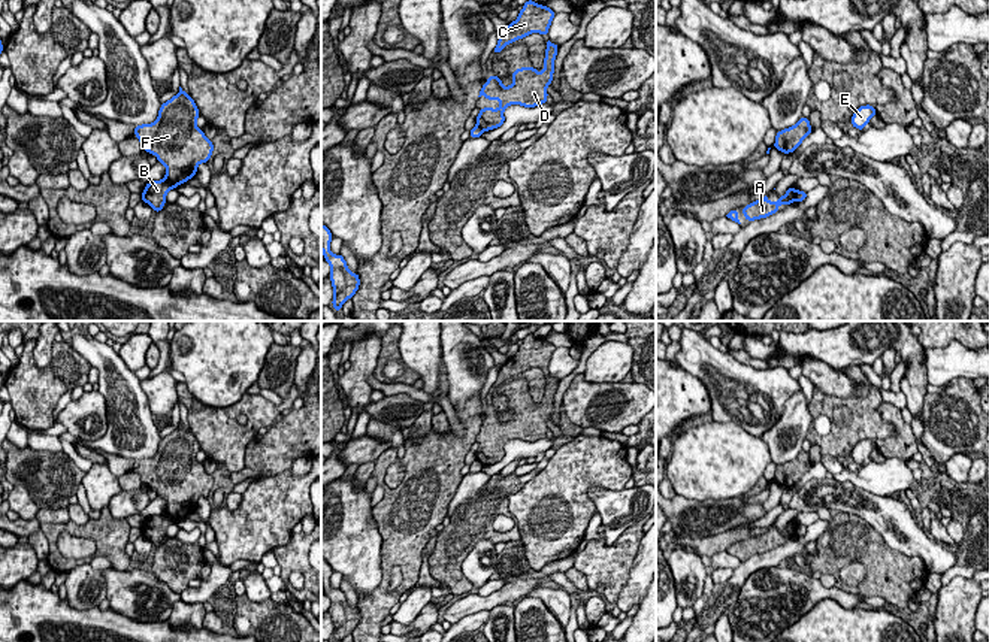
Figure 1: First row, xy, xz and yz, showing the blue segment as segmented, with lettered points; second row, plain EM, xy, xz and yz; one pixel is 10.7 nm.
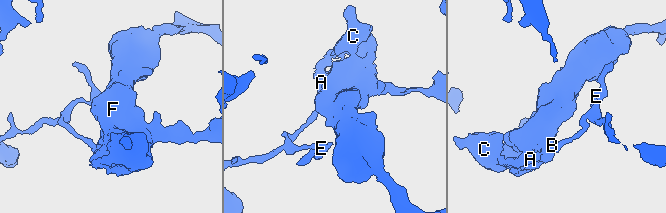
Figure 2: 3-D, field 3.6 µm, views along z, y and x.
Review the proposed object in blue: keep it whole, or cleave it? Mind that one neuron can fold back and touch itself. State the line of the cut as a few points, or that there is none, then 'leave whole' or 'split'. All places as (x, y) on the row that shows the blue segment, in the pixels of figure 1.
yz (798, 191), (795, 200) | split

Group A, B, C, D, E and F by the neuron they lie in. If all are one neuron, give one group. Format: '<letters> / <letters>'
A B C D F / E

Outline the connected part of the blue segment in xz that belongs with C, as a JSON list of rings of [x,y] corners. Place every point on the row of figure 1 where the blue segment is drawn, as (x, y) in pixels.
[[[527,0],[523,4],[523,9],[520,10],[517,19],[514,22],[509,22],[508,27],[500,33],[493,54],[503,51],[506,45],[532,33],[548,36],[548,28],[554,15],[556,12],[550,7],[536,4],[533,0]]]

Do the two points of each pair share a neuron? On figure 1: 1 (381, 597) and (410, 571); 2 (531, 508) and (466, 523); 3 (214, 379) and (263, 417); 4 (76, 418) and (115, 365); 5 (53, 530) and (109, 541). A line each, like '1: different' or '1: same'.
1: same
2: different
3: different
4: different
5: same

